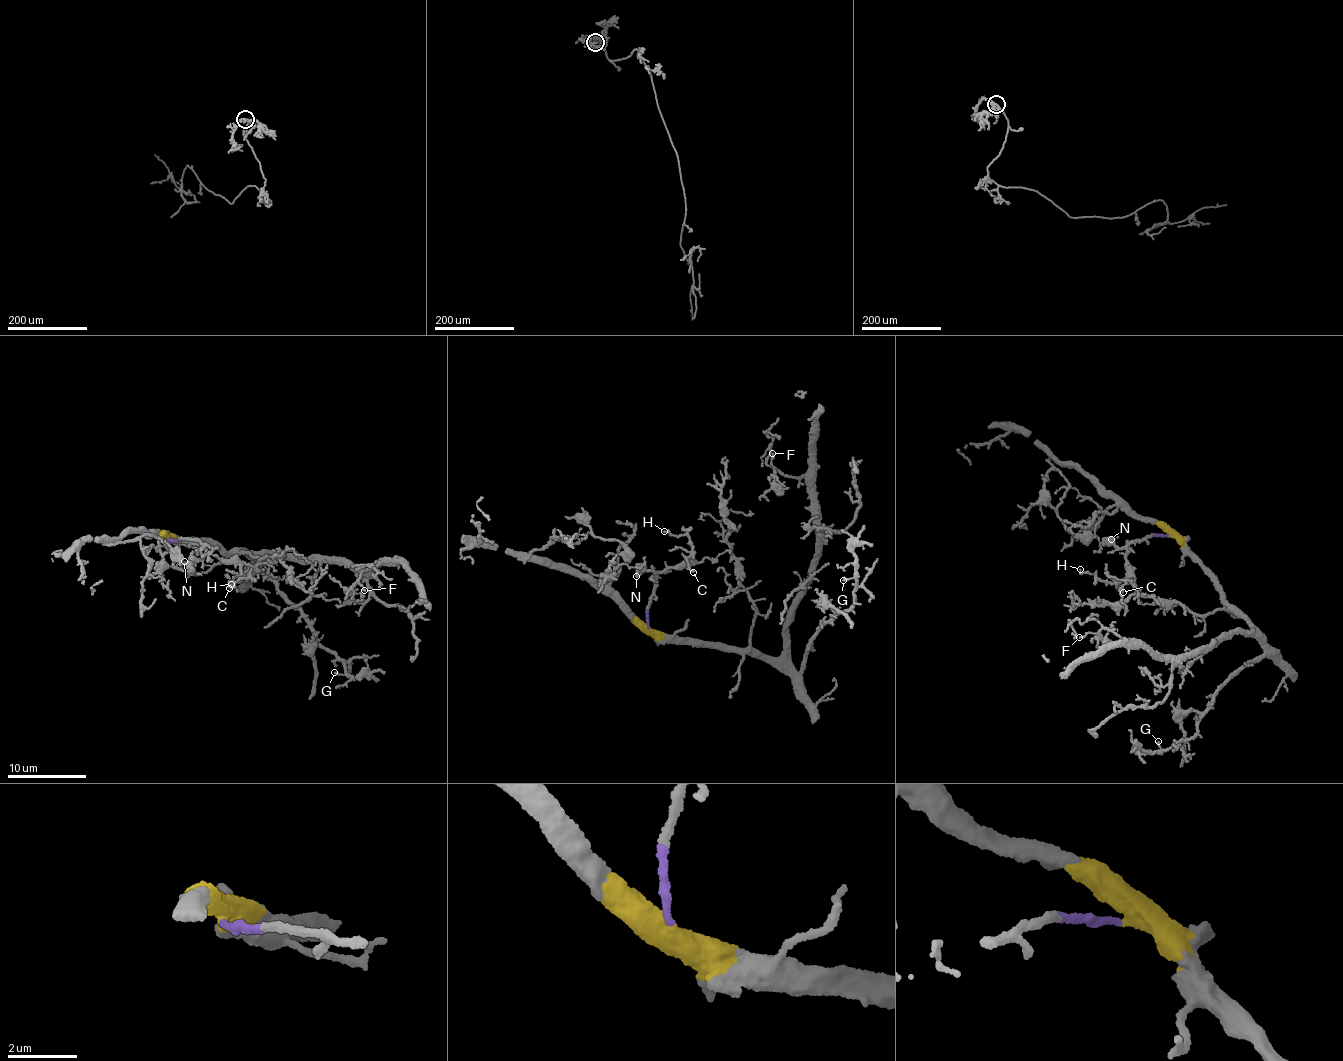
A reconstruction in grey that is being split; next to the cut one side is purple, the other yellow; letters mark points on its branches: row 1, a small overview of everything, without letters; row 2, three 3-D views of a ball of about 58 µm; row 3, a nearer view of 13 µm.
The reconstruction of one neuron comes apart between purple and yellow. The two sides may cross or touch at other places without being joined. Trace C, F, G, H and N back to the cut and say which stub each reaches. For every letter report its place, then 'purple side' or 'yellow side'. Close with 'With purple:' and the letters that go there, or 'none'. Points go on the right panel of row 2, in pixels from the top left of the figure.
C: place (1123, 592); purple side
F: place (1079, 637); yellow side
G: place (1158, 741); yellow side
H: place (1080, 569); purple side
N: place (1111, 539); purple side
With purple: C, H, N

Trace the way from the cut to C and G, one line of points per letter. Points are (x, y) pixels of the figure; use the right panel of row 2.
C: (1168, 536), (1145, 537), (1129, 544), (1126, 560), (1129, 567), (1125, 576), (1116, 581), (1122, 593)
G: (1168, 536), (1209, 570), (1227, 604), (1250, 623), (1263, 651), (1221, 684), (1192, 739), (1161, 748), (1158, 740)

